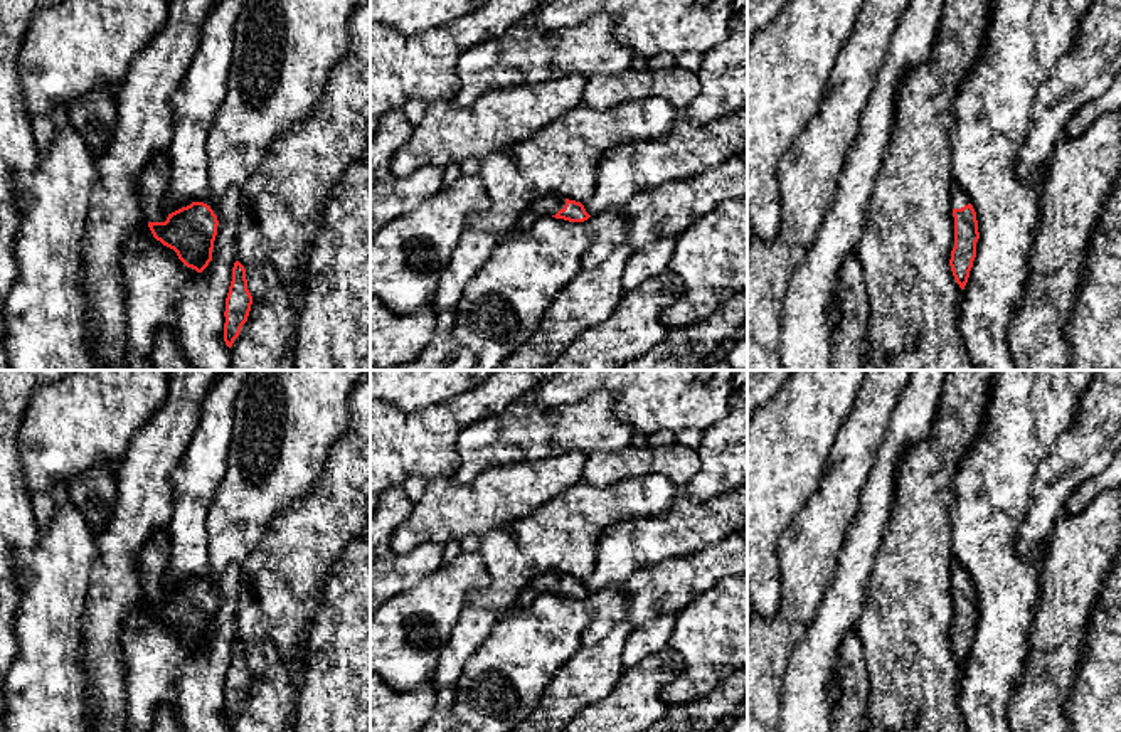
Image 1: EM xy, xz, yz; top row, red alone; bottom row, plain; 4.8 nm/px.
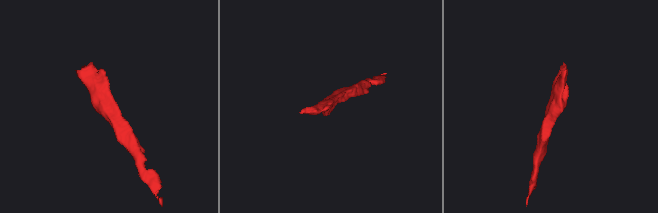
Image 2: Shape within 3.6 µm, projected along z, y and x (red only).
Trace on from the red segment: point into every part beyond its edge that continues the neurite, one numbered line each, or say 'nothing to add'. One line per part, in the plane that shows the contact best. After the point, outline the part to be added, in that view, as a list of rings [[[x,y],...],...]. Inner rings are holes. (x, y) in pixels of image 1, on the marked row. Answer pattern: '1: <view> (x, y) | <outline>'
1: xz (549, 206) | [[[545,197],[542,200],[537,200],[518,217],[513,231],[527,231],[539,219],[555,215],[560,209],[564,209],[564,205],[566,205],[564,197]]]

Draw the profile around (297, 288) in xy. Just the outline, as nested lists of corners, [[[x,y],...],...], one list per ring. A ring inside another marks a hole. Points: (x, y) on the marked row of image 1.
[[[298,276],[291,284],[284,286],[290,294],[290,301],[295,306],[295,310],[301,310],[305,303],[305,286],[306,279],[303,276]]]

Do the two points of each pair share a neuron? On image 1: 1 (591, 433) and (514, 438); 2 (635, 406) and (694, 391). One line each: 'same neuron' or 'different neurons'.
1: same neuron
2: same neuron

